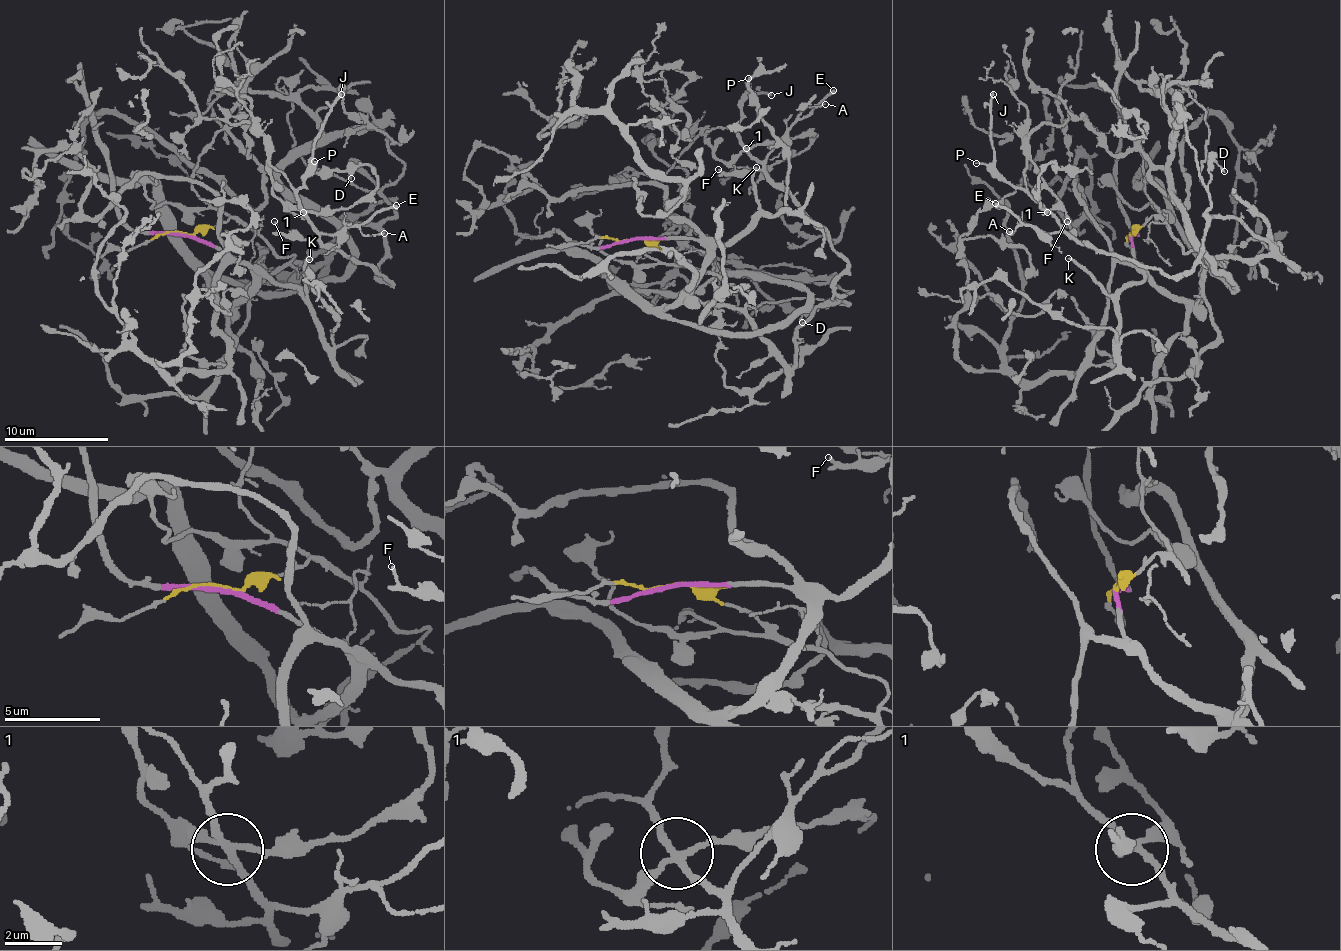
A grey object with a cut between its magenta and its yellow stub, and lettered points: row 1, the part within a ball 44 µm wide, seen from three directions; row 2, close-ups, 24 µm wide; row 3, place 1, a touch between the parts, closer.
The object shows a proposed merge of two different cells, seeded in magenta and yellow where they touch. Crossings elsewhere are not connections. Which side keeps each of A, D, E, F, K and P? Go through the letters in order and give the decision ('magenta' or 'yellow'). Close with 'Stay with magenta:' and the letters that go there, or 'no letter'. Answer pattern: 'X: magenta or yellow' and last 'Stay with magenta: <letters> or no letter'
A: yellow
D: yellow
E: yellow
F: yellow
K: magenta
P: yellow
Stay with magenta: K

